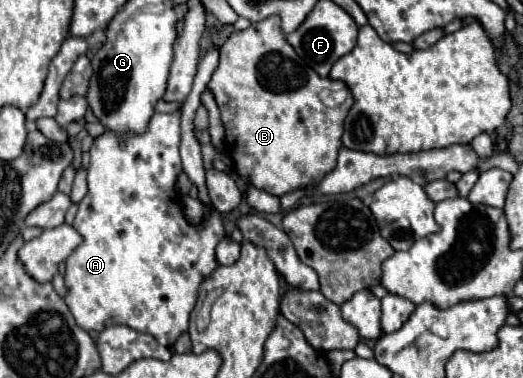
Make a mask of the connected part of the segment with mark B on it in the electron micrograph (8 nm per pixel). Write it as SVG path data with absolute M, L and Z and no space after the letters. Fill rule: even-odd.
M278 16L254 22L246 30L232 32L220 48L220 64L208 86L214 92L226 128L224 150L232 158L234 172L254 188L272 196L284 196L294 190L316 186L336 168L336 156L342 148L344 118L354 98L344 82L322 78L312 68L304 66L304 60L300 60L296 50L288 44Z

